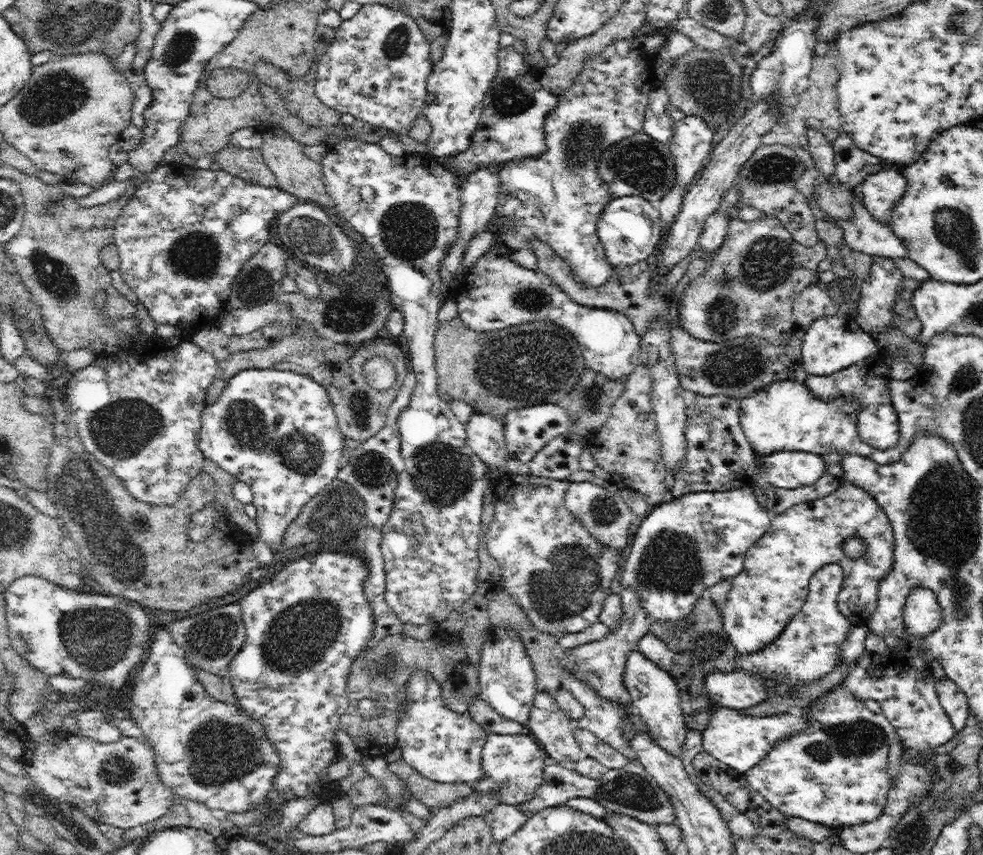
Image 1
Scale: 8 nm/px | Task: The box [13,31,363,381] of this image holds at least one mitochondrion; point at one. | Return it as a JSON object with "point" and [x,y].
{"point":[58,95]}

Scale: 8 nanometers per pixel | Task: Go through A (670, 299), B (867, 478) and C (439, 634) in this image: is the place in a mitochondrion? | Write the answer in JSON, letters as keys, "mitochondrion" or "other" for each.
{"A":"other","B":"other","C":"other"}

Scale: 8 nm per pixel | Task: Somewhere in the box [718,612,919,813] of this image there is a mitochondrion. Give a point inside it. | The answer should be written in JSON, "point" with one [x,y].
{"point":[861,737]}

